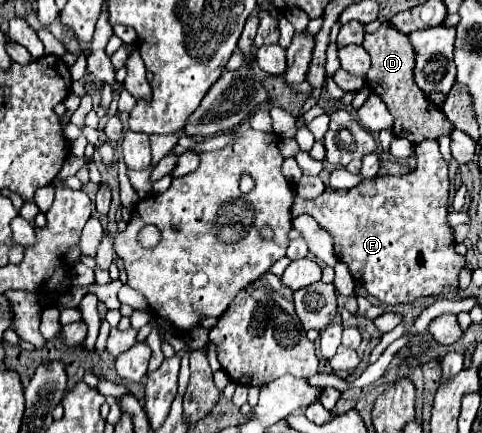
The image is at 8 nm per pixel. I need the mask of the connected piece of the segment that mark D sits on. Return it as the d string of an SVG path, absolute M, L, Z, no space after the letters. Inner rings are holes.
M383 22L377 32L365 34L363 48L371 56L371 68L365 76L367 84L371 86L371 92L375 92L393 114L393 136L395 138L407 138L411 144L419 144L423 140L439 140L441 136L451 136L451 122L447 122L447 116L443 110L433 104L423 90L415 84L415 50L409 42L409 36L395 30L389 22Z

